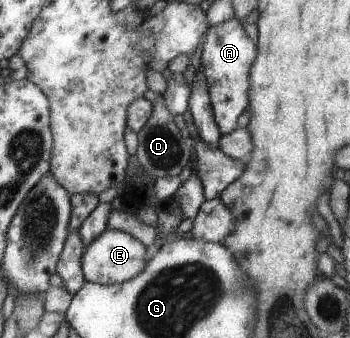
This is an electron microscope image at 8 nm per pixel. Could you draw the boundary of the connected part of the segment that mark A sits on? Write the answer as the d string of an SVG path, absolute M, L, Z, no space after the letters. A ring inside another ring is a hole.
M229 19L205 31L203 50L199 56L201 70L207 82L211 112L221 134L235 128L235 120L247 109L249 104L249 70L255 58L256 46L252 33L237 19Z

